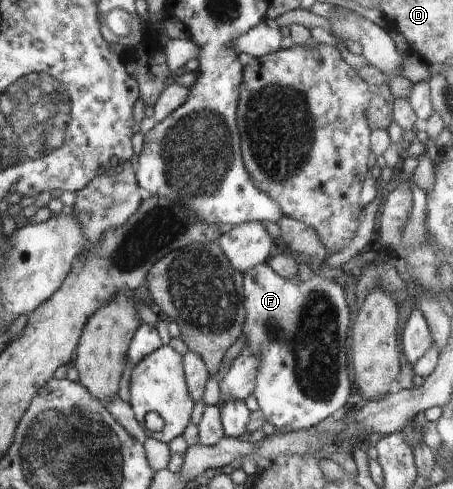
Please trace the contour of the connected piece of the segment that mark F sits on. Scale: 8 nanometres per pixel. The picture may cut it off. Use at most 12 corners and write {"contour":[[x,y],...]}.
{"contour":[[243,274],[255,399],[277,431],[354,398],[333,279]]}

